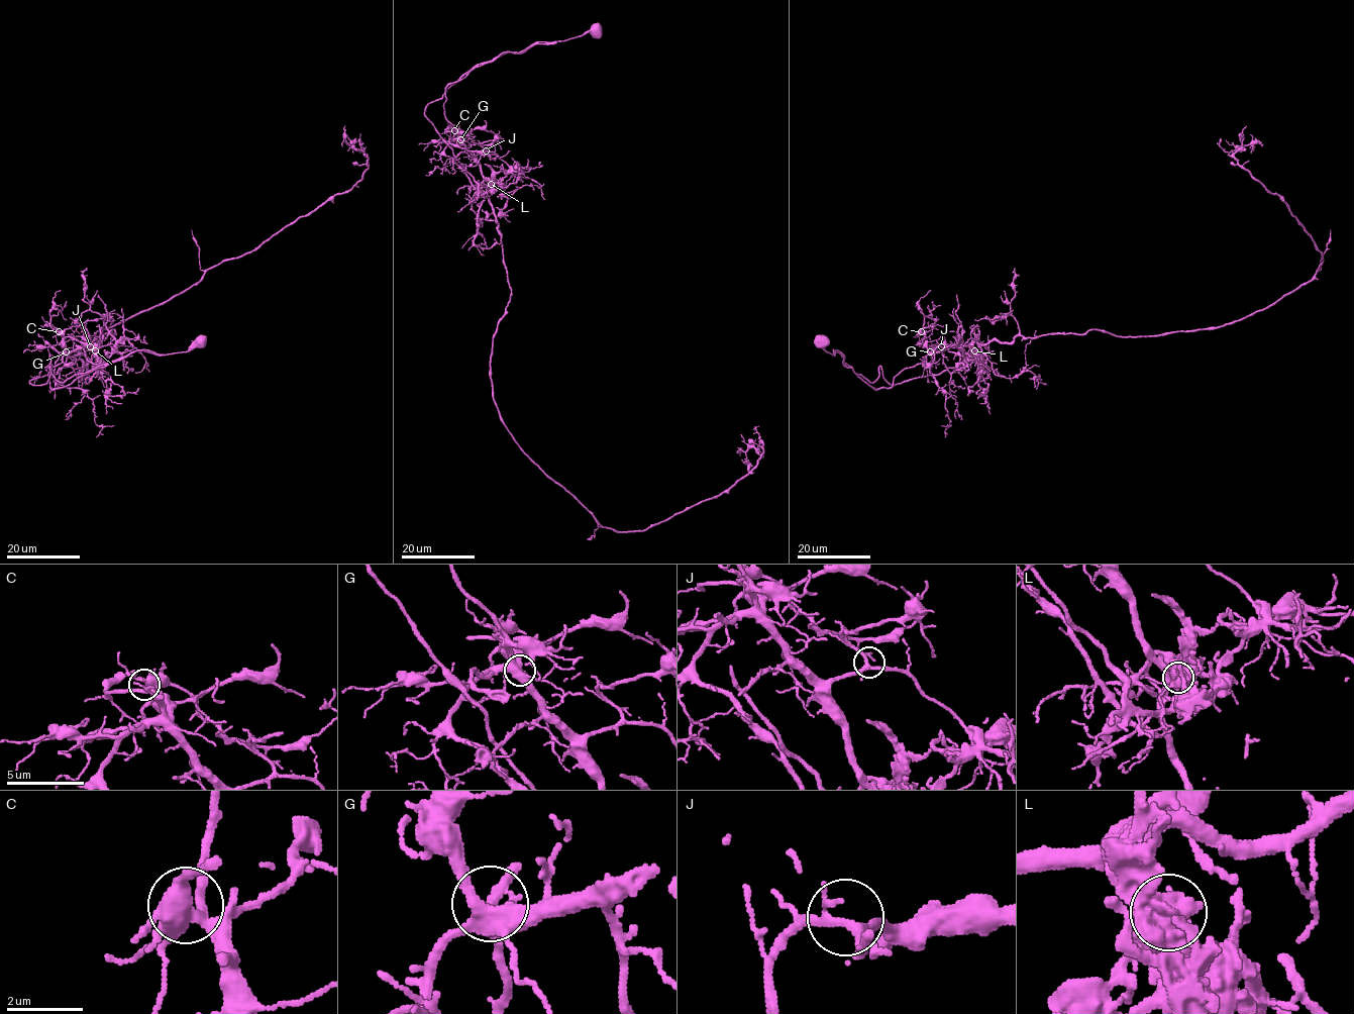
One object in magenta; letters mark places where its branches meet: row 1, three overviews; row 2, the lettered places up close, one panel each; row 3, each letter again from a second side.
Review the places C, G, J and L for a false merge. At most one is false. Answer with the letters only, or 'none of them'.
L

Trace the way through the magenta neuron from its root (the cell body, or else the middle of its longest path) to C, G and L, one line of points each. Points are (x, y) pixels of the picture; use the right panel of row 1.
C: (822, 341), (827, 351), (837, 351), (878, 389), (891, 387), (897, 374), (924, 362), (928, 348), (921, 331)
G: (822, 341), (827, 351), (837, 351), (875, 389), (891, 387), (897, 374), (920, 364), (930, 351)
L: (822, 341), (827, 351), (837, 351), (875, 389), (891, 387), (897, 374), (927, 355), (968, 344), (974, 351)

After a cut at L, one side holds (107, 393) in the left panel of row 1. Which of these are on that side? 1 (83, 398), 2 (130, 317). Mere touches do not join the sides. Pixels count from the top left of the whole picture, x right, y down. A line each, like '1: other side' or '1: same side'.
1: other side
2: other side

